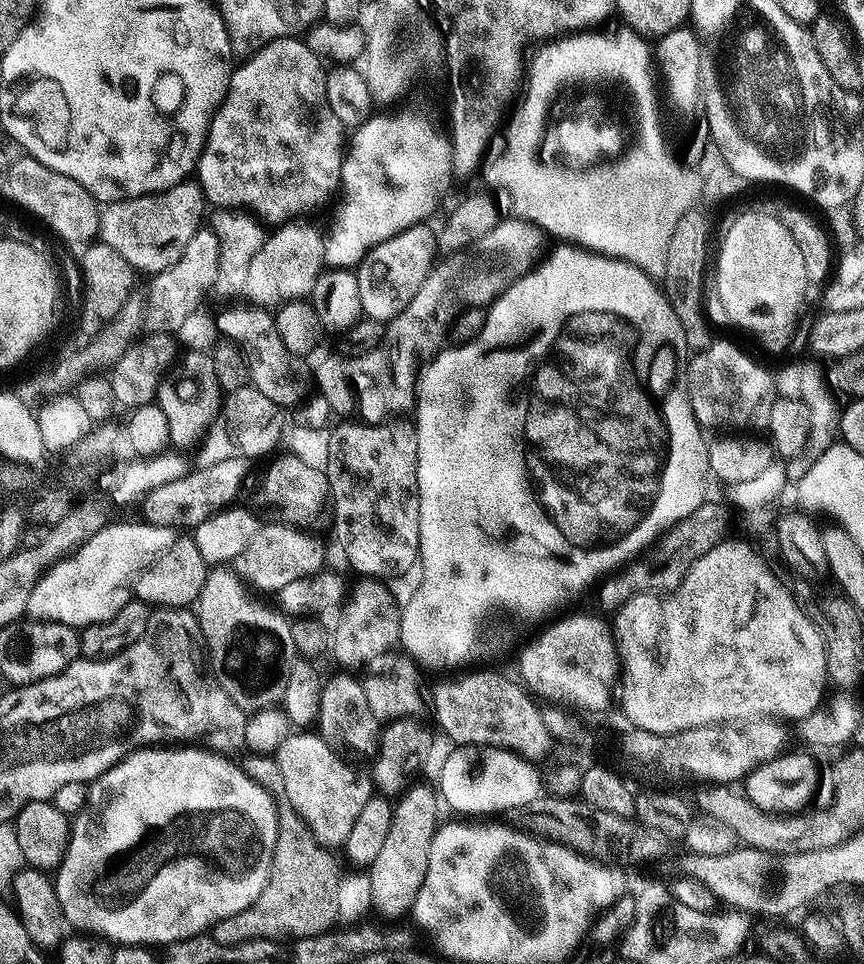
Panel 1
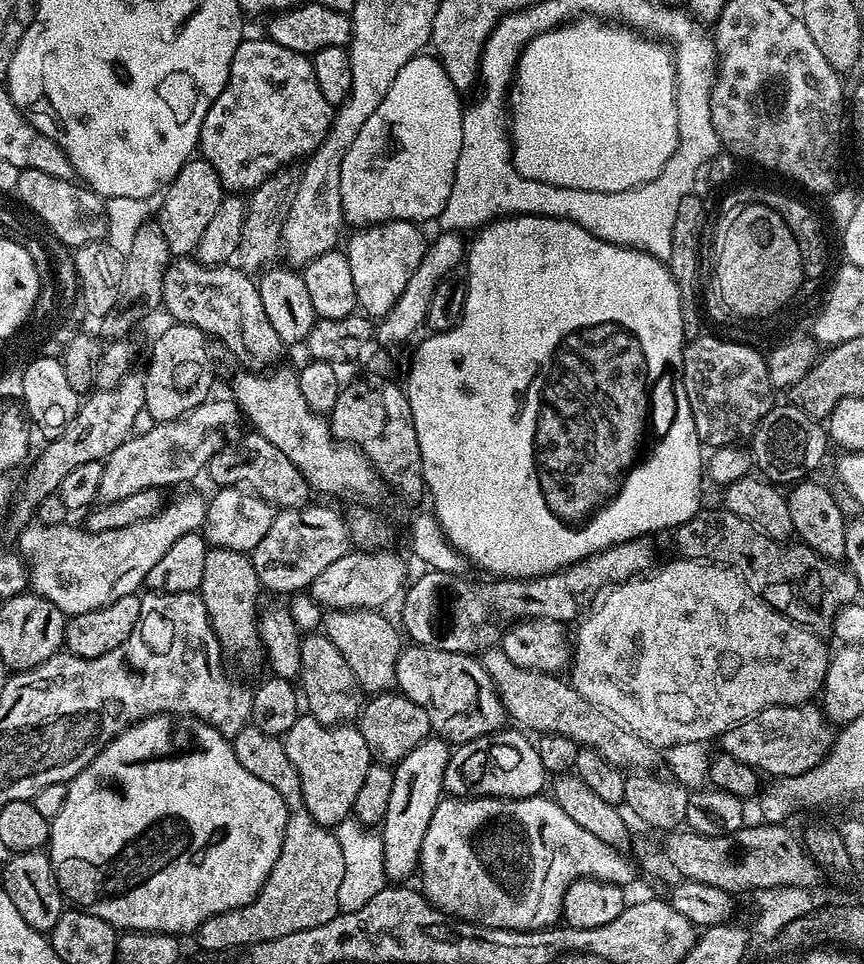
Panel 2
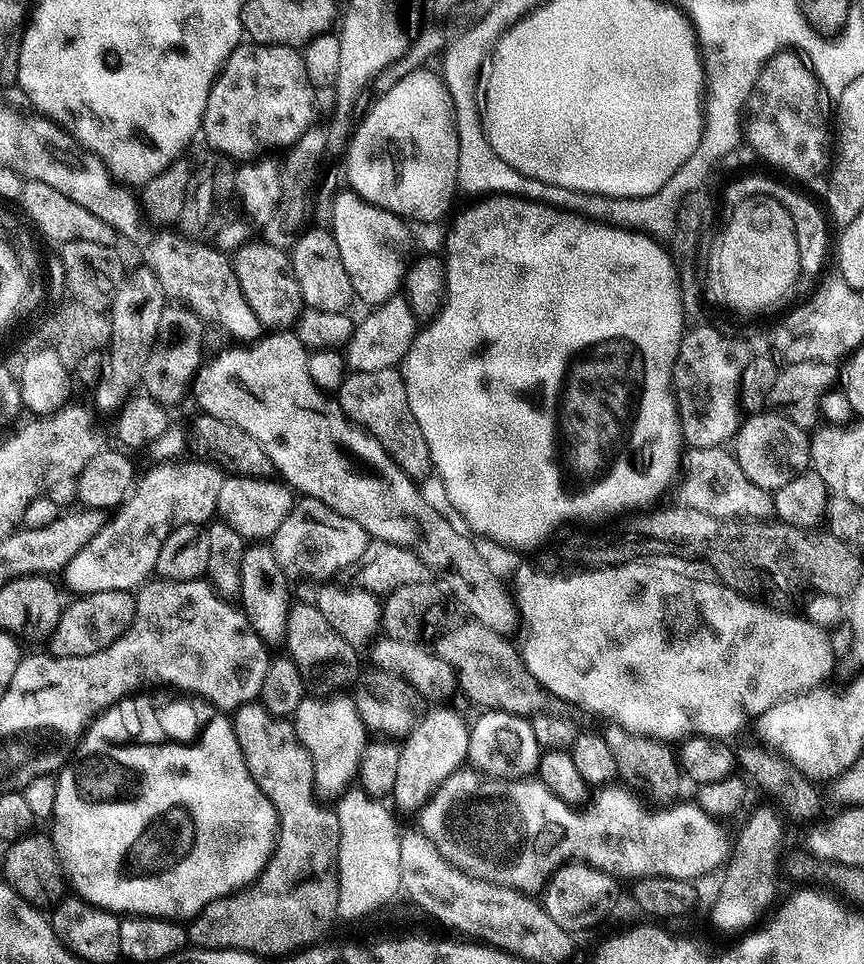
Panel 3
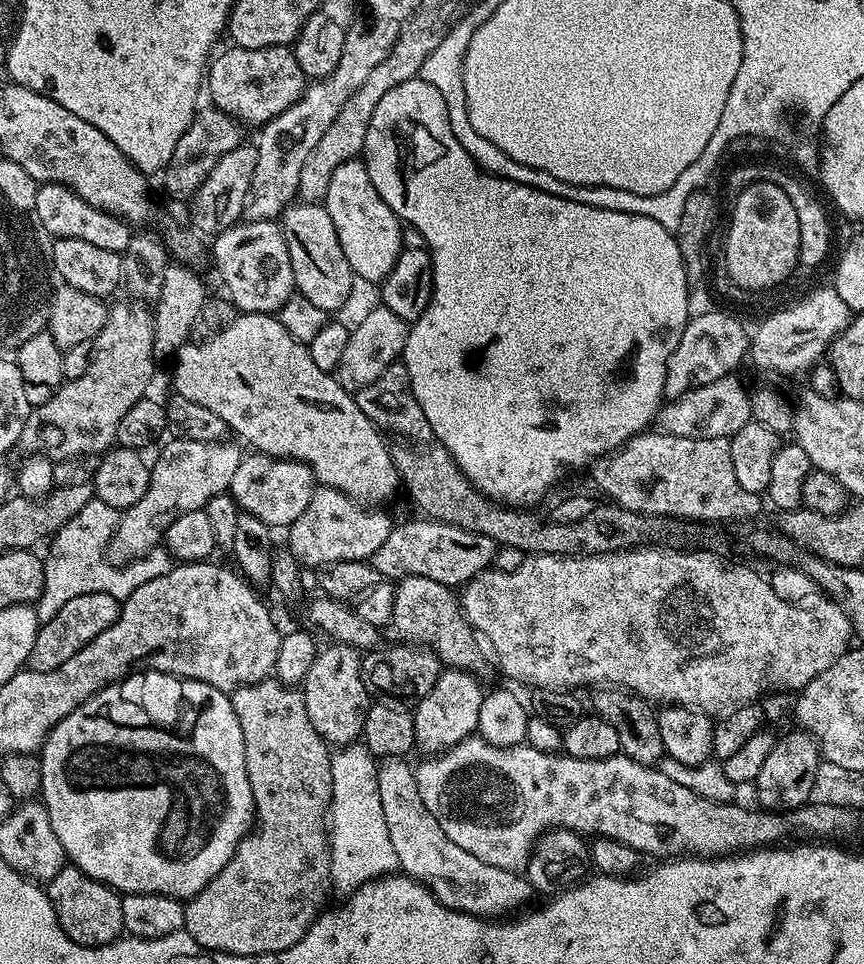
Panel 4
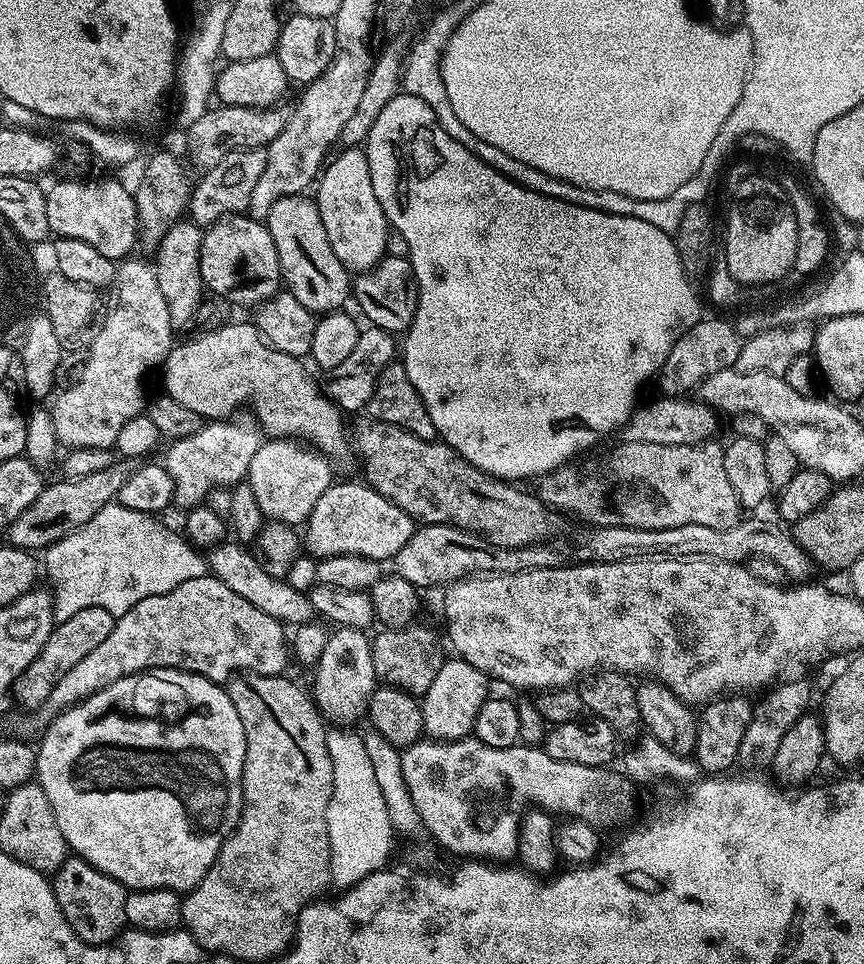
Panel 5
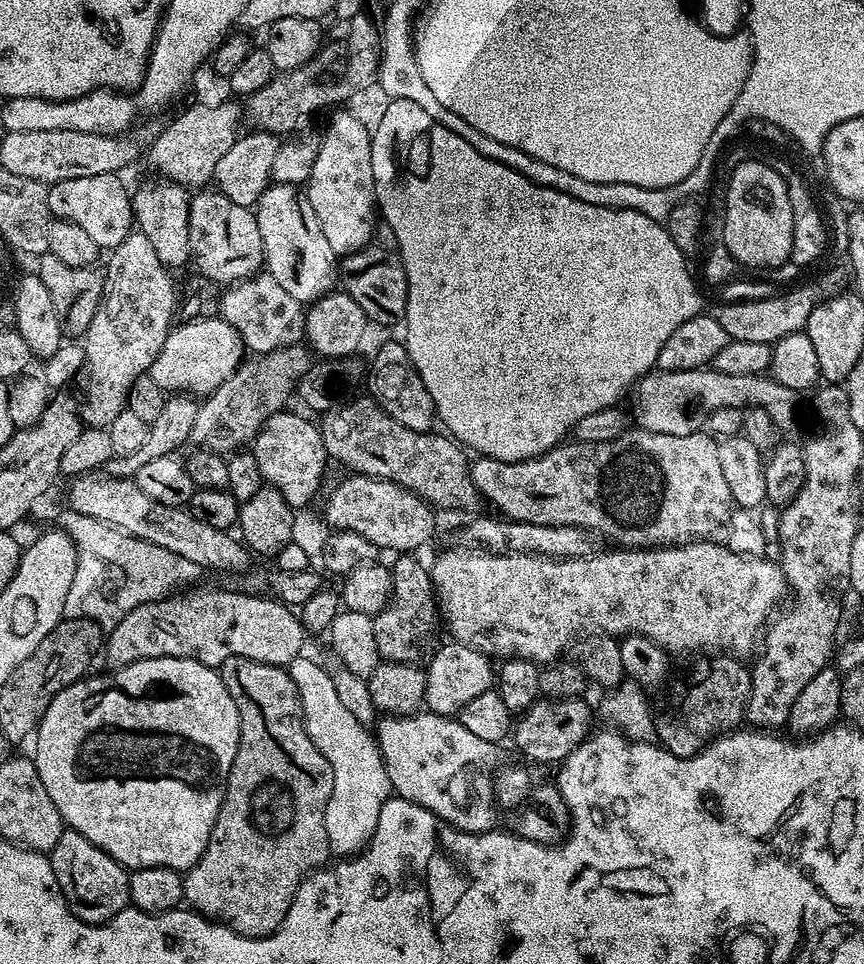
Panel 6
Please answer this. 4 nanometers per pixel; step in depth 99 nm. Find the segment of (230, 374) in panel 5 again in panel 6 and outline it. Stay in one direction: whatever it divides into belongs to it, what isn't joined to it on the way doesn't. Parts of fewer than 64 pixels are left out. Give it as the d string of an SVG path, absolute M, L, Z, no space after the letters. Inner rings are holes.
M192 318L188 324L177 323L162 342L158 358L148 367L147 375L165 394L191 394L196 398L207 398L216 392L230 374L245 359L246 349L238 330L223 318Z

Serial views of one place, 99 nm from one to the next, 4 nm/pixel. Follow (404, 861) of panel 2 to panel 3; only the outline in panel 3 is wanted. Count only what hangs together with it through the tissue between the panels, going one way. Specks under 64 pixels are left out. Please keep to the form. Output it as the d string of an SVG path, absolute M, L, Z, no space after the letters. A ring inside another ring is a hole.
M436 708L433 712L425 711L414 726L410 735L403 737L400 757L398 758L398 775L394 778L394 790L391 799L396 800L395 807L415 813L423 808L432 796L432 791L438 787L450 774L454 774L465 763L468 757L469 721L464 721L452 708Z

